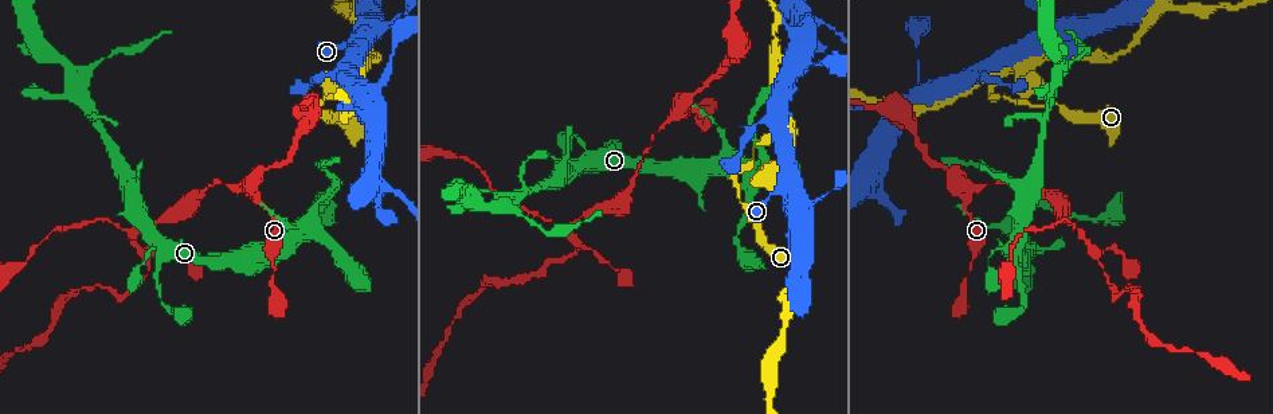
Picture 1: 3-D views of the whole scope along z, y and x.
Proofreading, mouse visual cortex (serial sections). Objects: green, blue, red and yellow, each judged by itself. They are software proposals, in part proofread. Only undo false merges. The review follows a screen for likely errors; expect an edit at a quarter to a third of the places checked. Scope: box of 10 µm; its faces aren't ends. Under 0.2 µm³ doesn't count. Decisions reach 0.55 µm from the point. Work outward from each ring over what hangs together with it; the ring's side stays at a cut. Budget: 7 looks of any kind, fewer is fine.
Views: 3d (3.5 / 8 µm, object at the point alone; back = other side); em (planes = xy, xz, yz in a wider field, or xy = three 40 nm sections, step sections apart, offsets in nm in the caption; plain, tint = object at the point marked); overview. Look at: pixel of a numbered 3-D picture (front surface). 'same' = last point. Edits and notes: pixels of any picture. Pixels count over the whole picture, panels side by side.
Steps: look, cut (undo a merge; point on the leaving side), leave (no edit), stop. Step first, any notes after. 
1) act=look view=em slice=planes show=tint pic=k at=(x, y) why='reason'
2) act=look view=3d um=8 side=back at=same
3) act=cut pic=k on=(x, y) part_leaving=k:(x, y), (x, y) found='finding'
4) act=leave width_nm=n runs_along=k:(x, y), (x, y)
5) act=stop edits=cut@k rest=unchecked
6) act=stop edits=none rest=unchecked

act=look view=3d um=3.5 pic=1 at=(324, 116) why='sudden change in width'

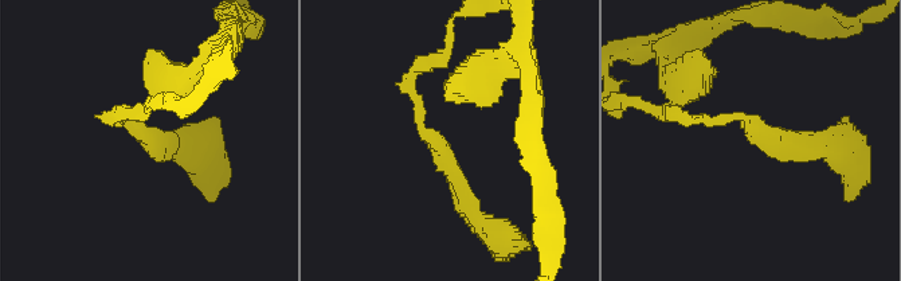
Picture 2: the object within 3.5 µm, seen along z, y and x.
act=look view=em slice=xy step=3 show=tint pic=2 at=(143, 139) why='shape alone is not enough'

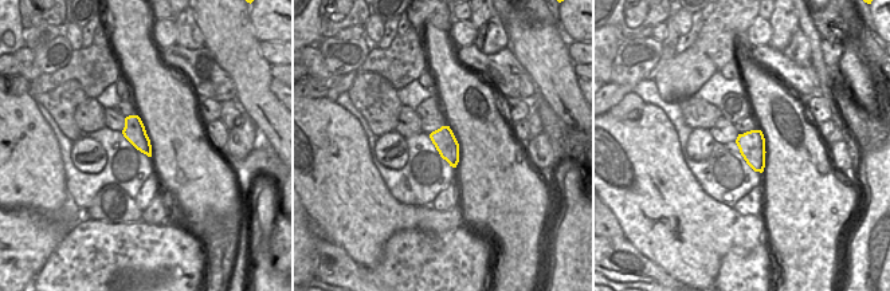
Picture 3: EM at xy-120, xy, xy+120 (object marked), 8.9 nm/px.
act=leave width_nm=200 runs_along=2:(490, 229), (424, 133), (412, 92) found='one cell here'

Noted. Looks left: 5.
act=look view=3d um=3.5 pic=1 at=(251, 190) why='branch point'

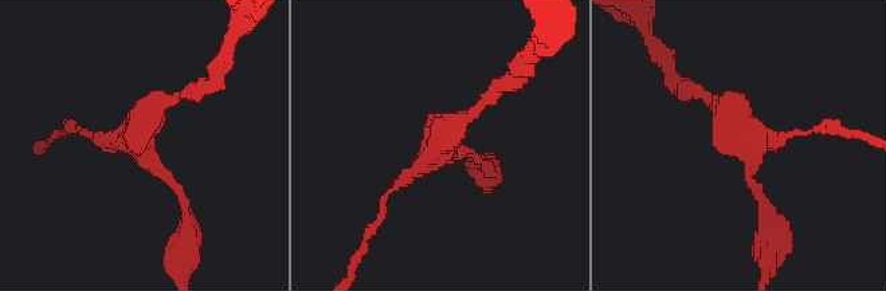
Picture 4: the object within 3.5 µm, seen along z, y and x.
act=look view=em slice=xy step=3 show=tint pic=4 at=(138, 139) why='need the tissue'

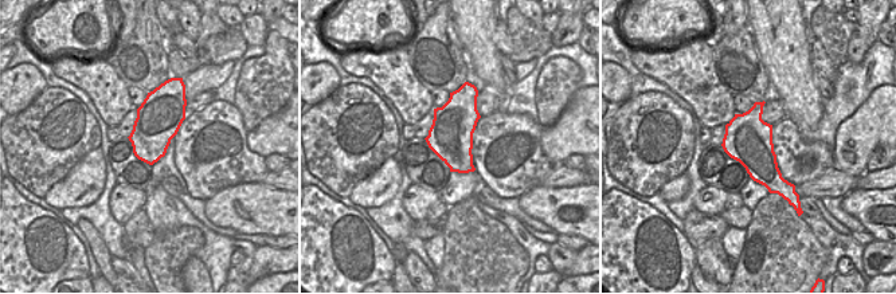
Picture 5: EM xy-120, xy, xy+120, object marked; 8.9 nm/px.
act=leave runs_along=4:(185, 211), (136, 141), (78, 129) found='all the same cell'

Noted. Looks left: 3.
act=look view=3d um=3.5 side=back pic=1 at=(1081, 236) why='thin neck'

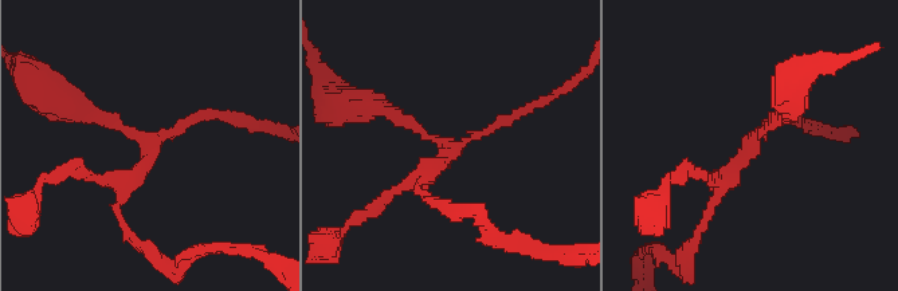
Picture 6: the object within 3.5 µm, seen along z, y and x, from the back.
act=look view=em slice=xy step=5 show=tint pic=6 at=(447, 145) arms=3 arm_widths_nm=150,200,200 why='now the EM'

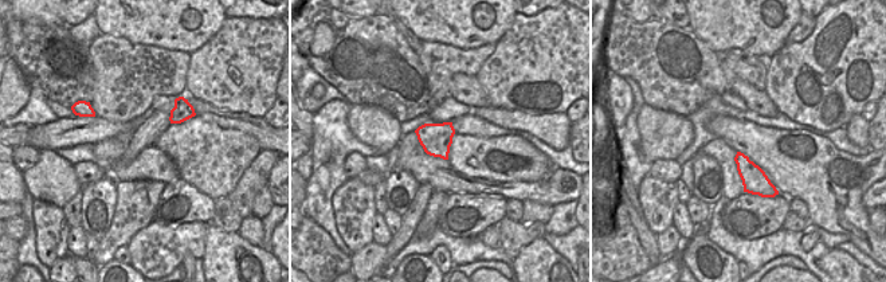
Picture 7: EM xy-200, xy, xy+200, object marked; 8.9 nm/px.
act=look view=em slice=xy step=1 show=tint at=same why='cut it another way'

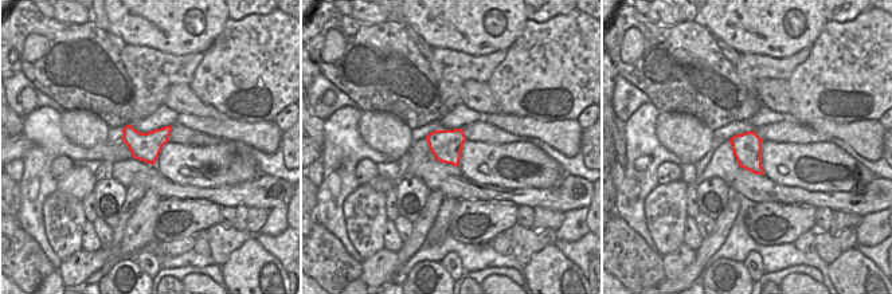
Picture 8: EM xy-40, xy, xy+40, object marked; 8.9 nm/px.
act=leave runs_along=6:(789, 111), (755, 136), (706, 215) found='one cell here'

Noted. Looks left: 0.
act=stop edits=none rest=unchecked

